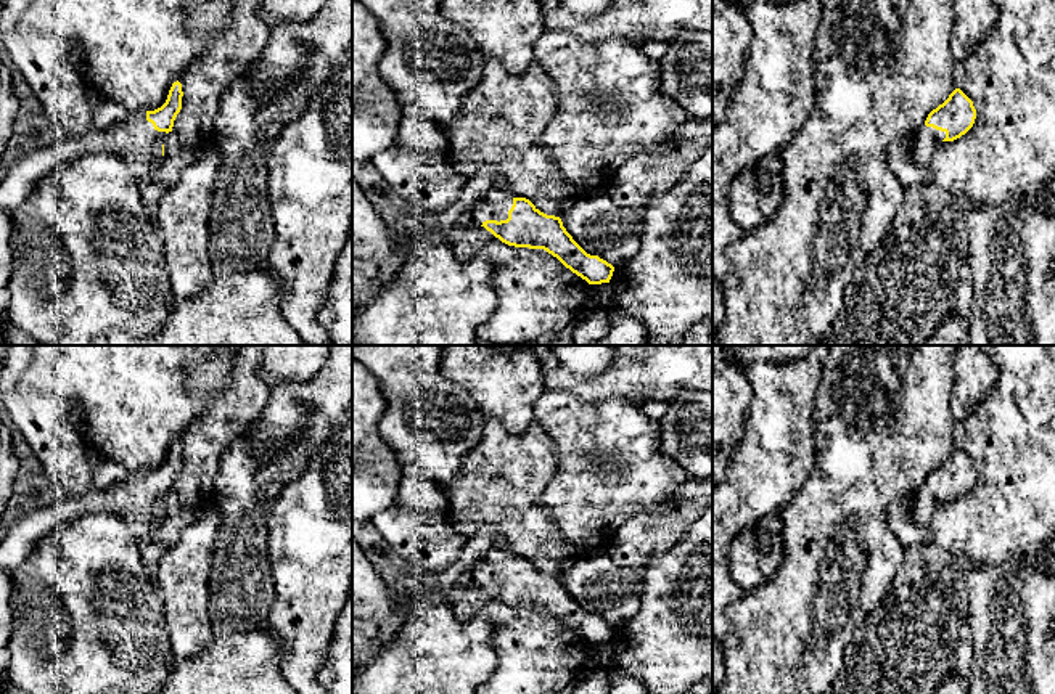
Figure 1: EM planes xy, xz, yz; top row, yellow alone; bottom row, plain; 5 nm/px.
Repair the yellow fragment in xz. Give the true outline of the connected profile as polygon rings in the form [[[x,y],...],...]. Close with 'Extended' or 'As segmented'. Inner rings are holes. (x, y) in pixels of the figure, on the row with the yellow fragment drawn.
[[[494,180],[484,199],[457,225],[484,227],[508,246],[544,249],[589,284],[610,283],[614,271],[606,260],[587,254],[560,217],[540,212],[526,198],[511,196],[502,180]]]. Extended

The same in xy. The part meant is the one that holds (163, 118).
[[[177,80],[166,103],[154,111],[137,111],[109,130],[92,130],[87,135],[58,140],[51,146],[34,149],[0,180],[0,209],[16,210],[58,165],[85,154],[119,154],[143,170],[153,159],[161,162],[166,135],[172,132],[174,120],[182,109],[182,96],[182,84]]]. Extended

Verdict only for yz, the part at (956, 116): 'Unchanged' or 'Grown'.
Grown

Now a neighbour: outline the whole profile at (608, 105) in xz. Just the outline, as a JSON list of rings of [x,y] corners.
[[[545,31],[534,43],[534,61],[548,74],[556,96],[556,111],[544,132],[544,145],[561,178],[579,196],[603,191],[614,172],[637,153],[656,154],[688,117],[677,101],[659,92],[659,61],[651,59],[642,45],[630,39],[590,42],[571,31]]]

